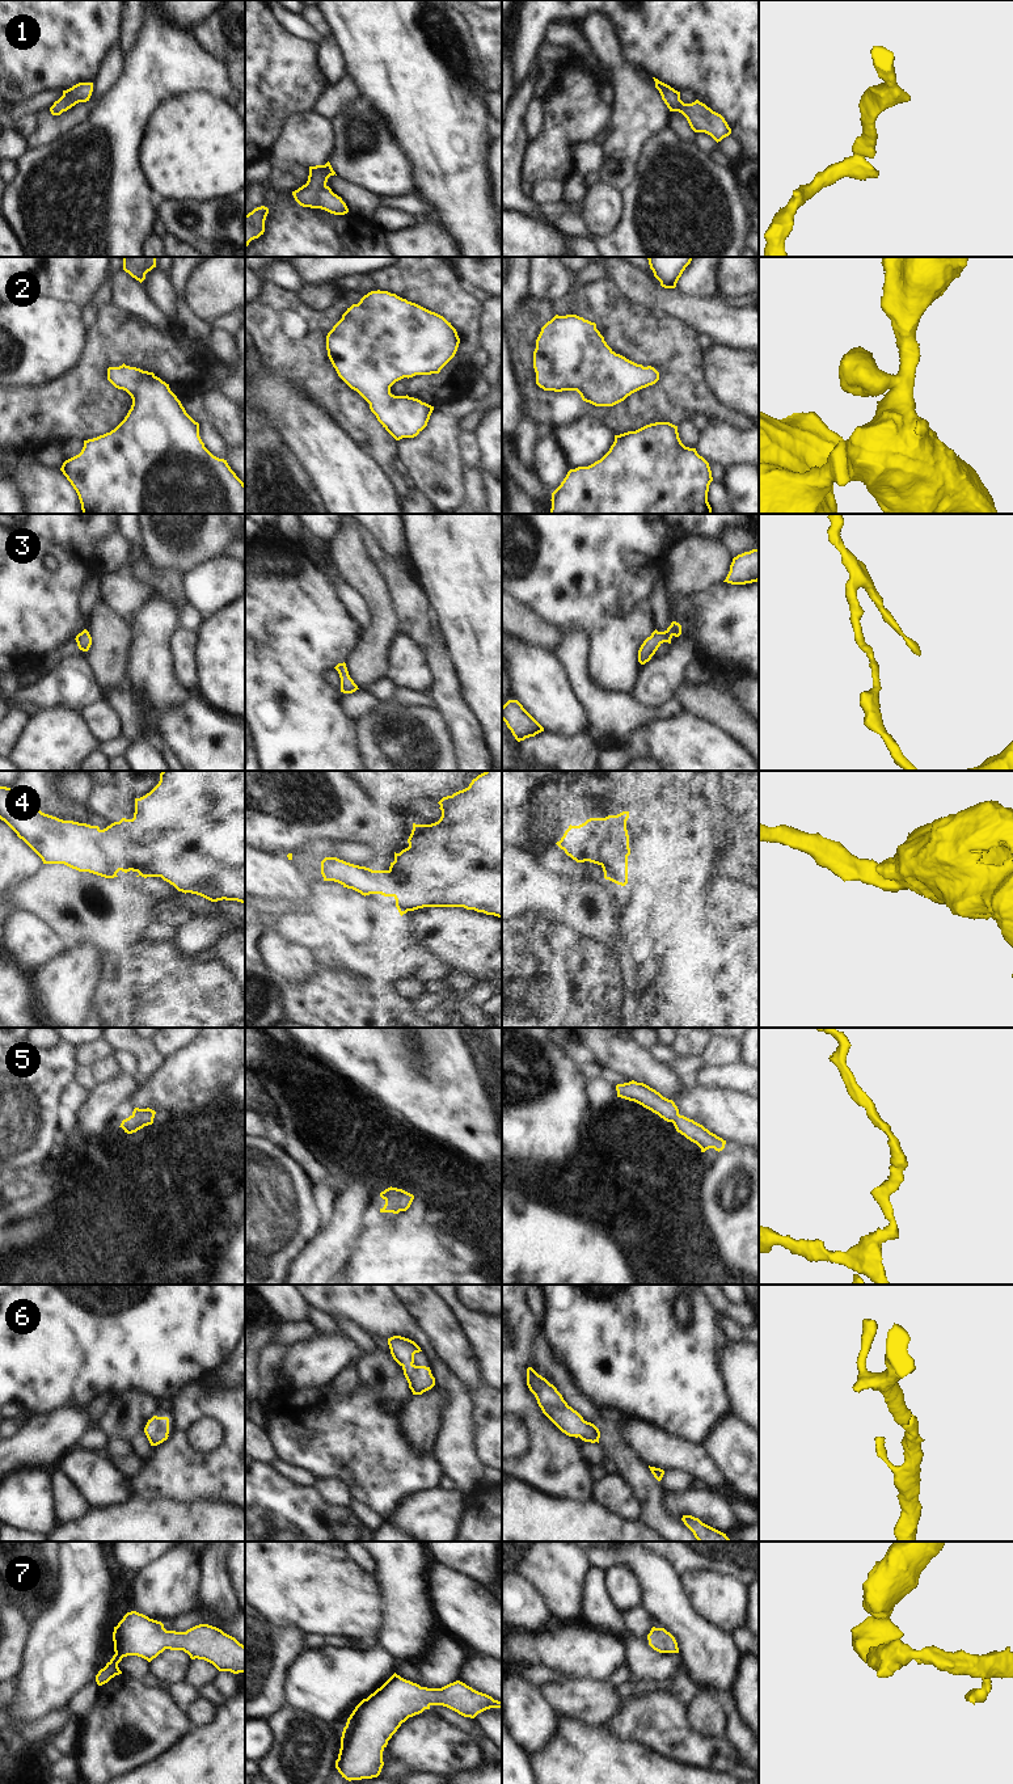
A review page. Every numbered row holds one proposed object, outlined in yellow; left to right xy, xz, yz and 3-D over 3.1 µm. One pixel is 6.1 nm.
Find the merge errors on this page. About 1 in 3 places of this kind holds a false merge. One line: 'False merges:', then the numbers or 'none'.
False merges: none

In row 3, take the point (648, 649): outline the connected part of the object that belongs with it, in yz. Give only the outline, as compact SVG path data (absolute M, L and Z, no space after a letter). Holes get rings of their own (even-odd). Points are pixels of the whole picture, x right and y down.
M672 621L671 625L664 632L658 632L657 629L647 637L638 650L638 662L645 665L651 659L658 648L663 642L671 644L671 638L679 637L681 634L681 625L676 621Z

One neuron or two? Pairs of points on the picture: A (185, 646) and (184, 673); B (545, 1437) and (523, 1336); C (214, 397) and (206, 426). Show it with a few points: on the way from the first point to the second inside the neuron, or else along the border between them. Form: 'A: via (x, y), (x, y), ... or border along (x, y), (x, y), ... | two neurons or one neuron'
A: via (184, 653), (184, 666) | one neuron
B: via (530, 1412), (516, 1397), (516, 1361) | one neuron
C: border along (203, 417), (226, 443) | two neurons

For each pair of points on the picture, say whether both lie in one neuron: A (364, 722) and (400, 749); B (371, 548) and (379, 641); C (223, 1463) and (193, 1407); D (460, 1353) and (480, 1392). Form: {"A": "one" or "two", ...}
{"A": "one", "B": "two", "C": "one", "D": "one"}

